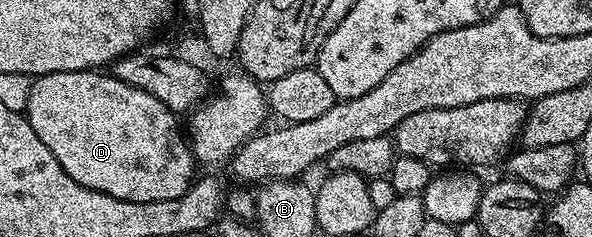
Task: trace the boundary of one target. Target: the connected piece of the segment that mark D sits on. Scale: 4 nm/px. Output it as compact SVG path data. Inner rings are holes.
M102 70L58 71L57 73L38 76L32 82L31 92L29 93L29 105L25 114L29 125L33 125L33 133L37 133L37 137L41 137L41 141L45 141L45 149L49 149L49 153L53 153L53 157L57 157L61 169L65 169L65 173L69 173L69 177L73 177L73 181L77 181L94 191L105 193L109 197L128 199L131 203L180 199L196 178L197 172L195 172L195 167L197 168L197 160L191 153L184 132L183 135L179 132L179 123L175 120L178 119L176 112L170 111L165 105L161 105L161 101L157 97L153 97L153 93L145 93L145 89L137 89L133 85L125 85L125 81L116 79L114 75L104 73Z

